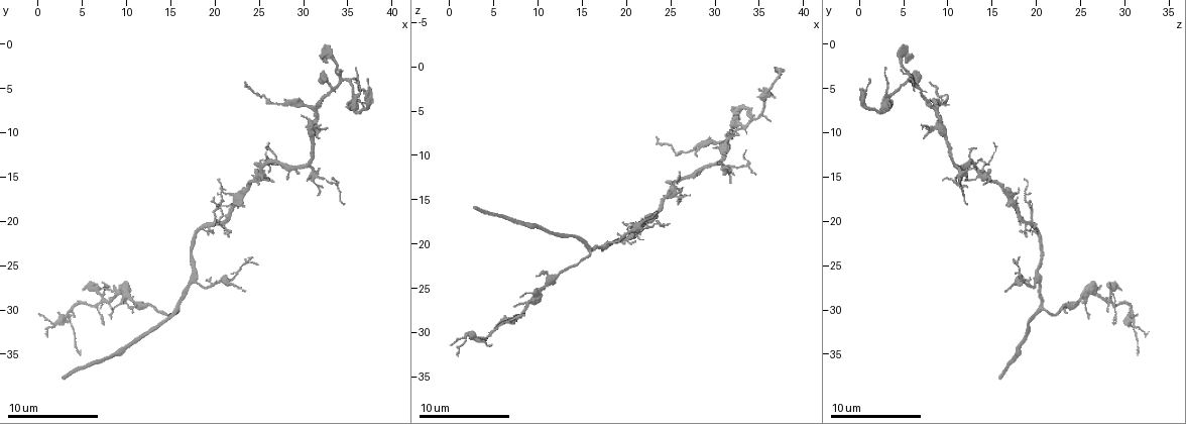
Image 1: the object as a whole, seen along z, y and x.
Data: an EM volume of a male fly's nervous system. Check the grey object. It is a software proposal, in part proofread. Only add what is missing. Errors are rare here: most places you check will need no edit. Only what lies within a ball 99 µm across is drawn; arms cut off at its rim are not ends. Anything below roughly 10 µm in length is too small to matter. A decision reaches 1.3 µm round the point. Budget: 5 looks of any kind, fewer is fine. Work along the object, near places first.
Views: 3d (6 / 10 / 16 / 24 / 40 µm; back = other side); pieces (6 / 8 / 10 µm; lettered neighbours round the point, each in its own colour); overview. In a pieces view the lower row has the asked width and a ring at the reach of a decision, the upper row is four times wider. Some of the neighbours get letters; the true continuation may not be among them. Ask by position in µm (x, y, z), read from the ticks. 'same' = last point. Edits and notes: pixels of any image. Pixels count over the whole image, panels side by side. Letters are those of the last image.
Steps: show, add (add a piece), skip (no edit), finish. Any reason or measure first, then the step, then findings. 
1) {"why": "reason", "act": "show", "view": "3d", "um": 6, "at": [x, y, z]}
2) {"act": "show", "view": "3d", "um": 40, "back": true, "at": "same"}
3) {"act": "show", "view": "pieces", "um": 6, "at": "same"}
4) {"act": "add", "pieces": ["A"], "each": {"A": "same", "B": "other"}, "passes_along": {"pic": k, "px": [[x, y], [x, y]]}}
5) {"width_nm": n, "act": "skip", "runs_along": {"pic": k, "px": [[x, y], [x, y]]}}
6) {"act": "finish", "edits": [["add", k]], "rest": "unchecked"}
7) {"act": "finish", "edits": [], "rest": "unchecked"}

{"why": "thin end", "act": "show", "view": "3d", "um": 6, "at": [23.4, 4.6, 8.2]}

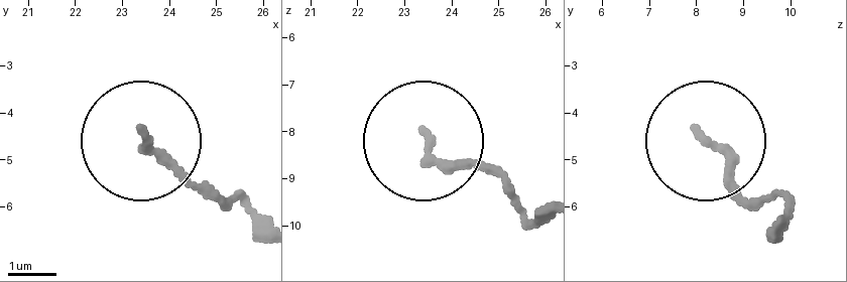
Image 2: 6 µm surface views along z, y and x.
{"act": "show", "view": "pieces", "um": 6, "at": [23.50, 4.50, 8.10]}

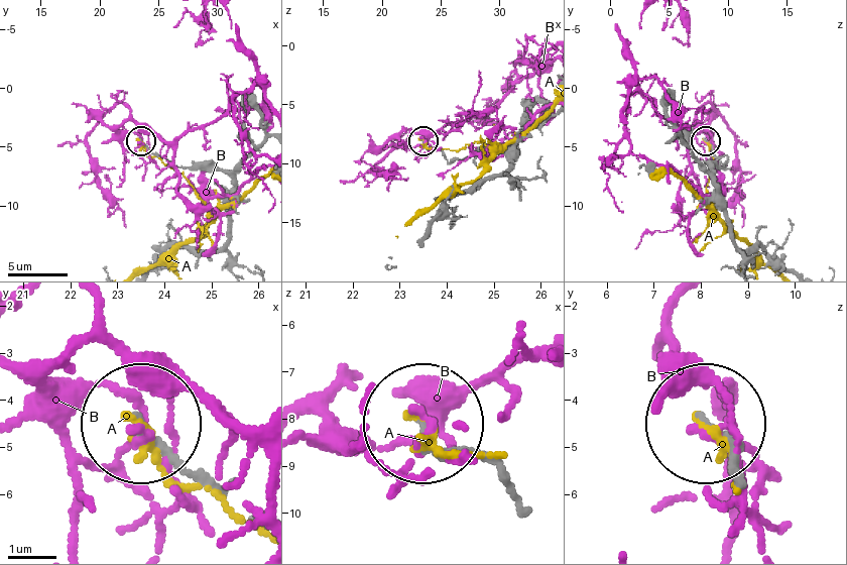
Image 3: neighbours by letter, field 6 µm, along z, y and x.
{"act": "skip", "each": {"A": "other", "B": "other"}, "runs_along": {"pic": 3, "px": [[512, 488], [424, 432]]}, "found": "none of them fits"}

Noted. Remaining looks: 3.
{"why": "tapers out", "act": "show", "view": "pieces", "um": 10, "at": [26.6, 15.6, 14.6]}

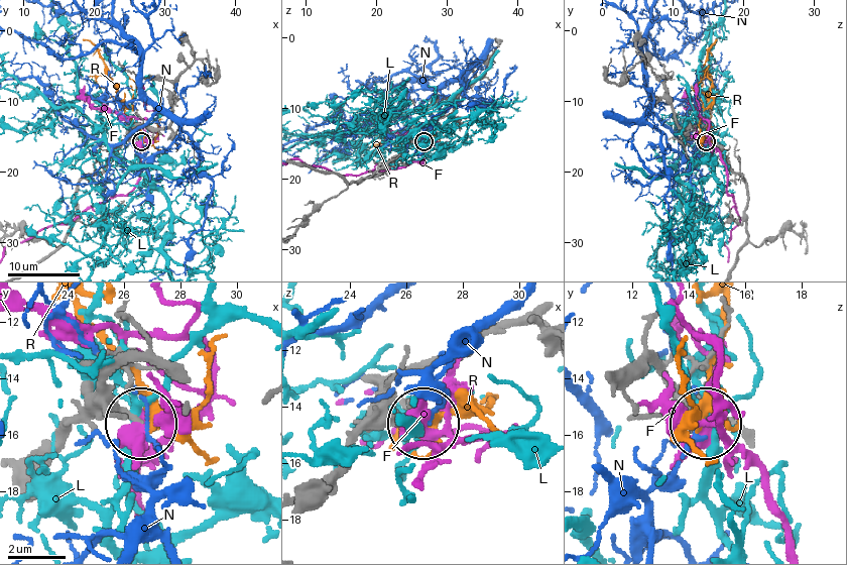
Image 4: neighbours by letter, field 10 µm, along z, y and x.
{"act": "skip", "each": {"F": "other", "L": "other", "N": "other", "R": "other"}, "found": "none of them fits"}

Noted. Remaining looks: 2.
{"why": "free end", "act": "show", "view": "3d", "um": 10, "at": [21.6, 21.4, 18.8]}

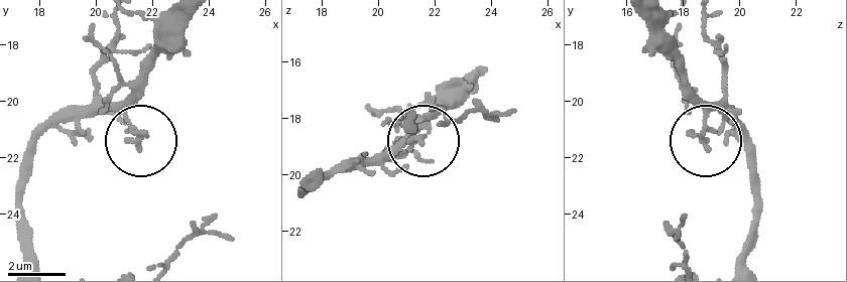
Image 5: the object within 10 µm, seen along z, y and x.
{"act": "show", "view": "pieces", "um": 6, "at": [21.5, 21.6, 18.8]}

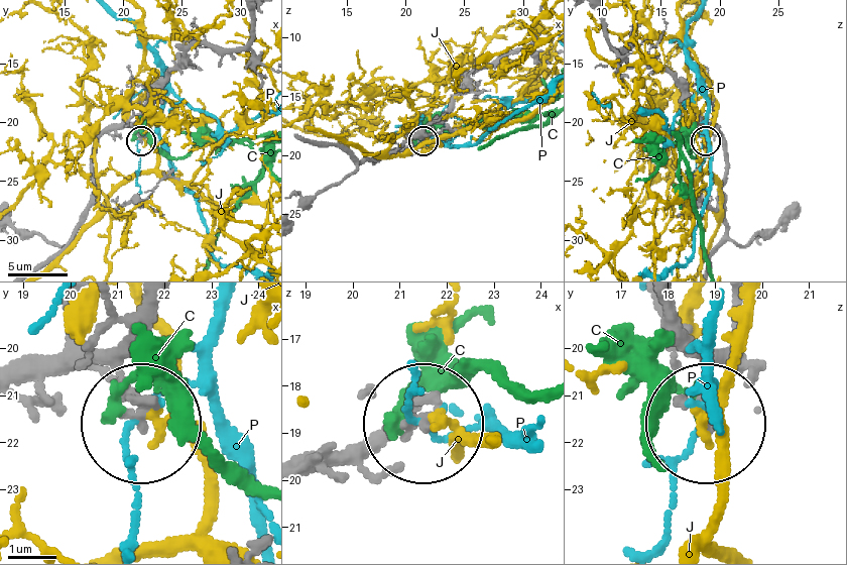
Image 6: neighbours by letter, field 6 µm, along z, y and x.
{"act": "skip", "each": {"C": "other", "J": "other", "P": "other"}, "found": "none of them fits"}

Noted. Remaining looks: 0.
{"act": "finish", "edits": [], "rest": "unchecked"}

